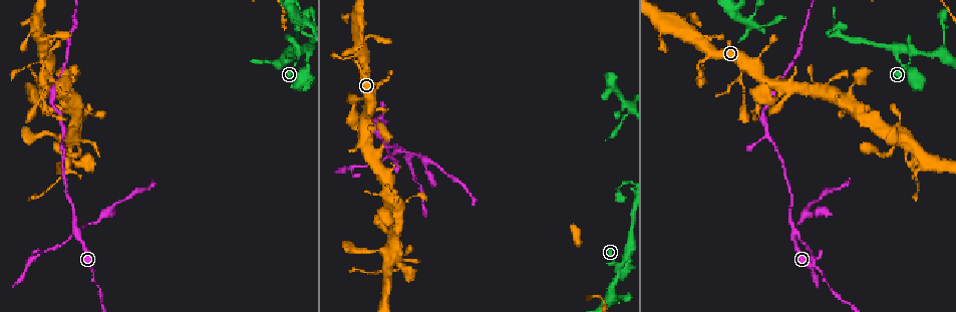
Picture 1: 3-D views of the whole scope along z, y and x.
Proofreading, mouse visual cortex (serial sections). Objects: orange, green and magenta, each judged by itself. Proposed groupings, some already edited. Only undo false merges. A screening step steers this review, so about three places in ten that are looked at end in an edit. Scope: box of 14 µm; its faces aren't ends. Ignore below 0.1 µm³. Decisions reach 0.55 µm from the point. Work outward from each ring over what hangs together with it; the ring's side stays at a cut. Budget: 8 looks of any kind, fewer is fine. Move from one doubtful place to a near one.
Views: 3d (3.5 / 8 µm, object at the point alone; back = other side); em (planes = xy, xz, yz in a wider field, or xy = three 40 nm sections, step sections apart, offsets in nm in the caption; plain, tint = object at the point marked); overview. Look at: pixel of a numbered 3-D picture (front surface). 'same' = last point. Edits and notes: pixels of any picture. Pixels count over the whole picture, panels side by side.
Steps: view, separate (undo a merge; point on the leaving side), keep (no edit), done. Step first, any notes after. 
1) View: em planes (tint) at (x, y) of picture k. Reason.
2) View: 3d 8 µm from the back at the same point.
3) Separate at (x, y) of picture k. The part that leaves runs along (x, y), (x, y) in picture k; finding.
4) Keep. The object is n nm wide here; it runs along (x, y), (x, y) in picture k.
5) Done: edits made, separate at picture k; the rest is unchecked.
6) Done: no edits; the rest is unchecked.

View: 3d 3.5 µm from the back at (709, 55) of picture 1. Calibre changes.

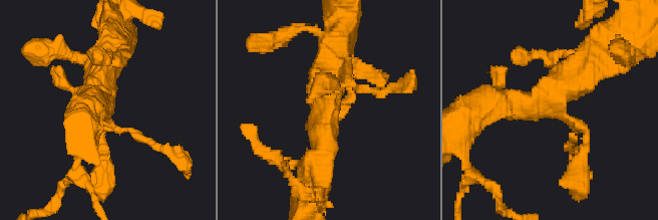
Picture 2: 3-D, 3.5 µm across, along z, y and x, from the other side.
View: em xy step 1 (tint) at (329, 100) of picture 2. Now the EM.

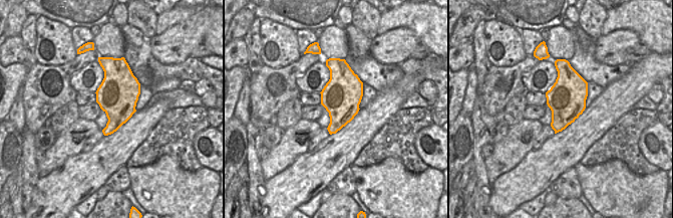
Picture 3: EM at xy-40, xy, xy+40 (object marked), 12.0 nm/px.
Keep. The object is 480 nm wide here; it runs along (496, 102), (552, 96), (586, 134), (578, 162) in picture 2; continuous, no second cell.

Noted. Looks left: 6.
View: 3d 3.5 µm at (795, 232) of picture 1. Sharp bend.

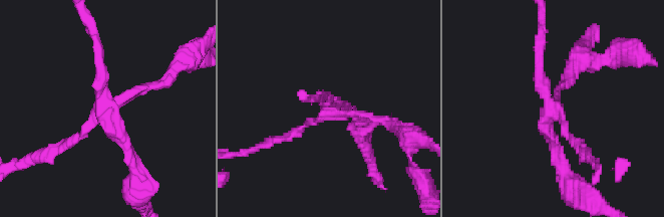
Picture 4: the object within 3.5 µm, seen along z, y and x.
View: em xy step 3 (tint) at (548, 105) of picture 4. 4 arms meet here; the arms are 150, 150, 150, 200 nm wide.

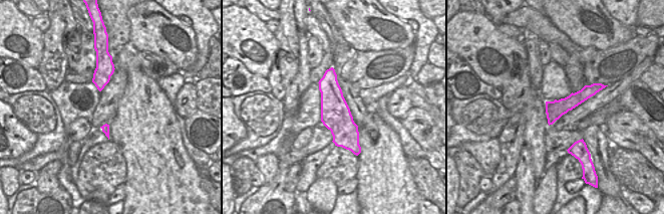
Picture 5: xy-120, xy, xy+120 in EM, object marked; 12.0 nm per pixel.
Separate at (73, 139) of picture 4. The part that leaves runs along (118, 100), (164, 82), (189, 54) in picture 4; a second cell is stuck on.

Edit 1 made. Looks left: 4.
View: overview.

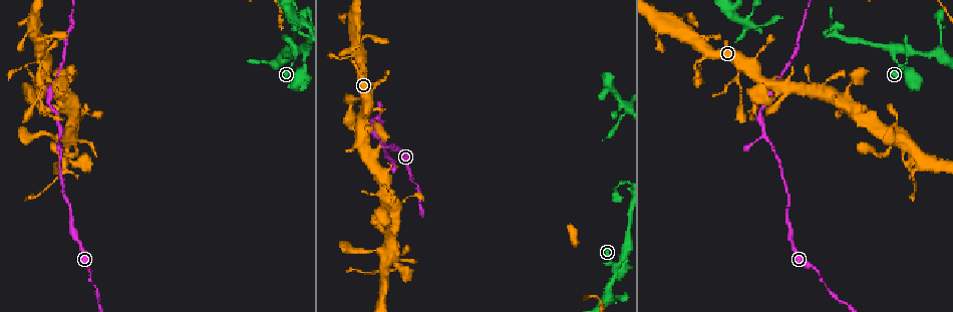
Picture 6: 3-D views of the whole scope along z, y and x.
View: 3d 3.5 µm at (376, 134) of picture 6. Calibre changes.

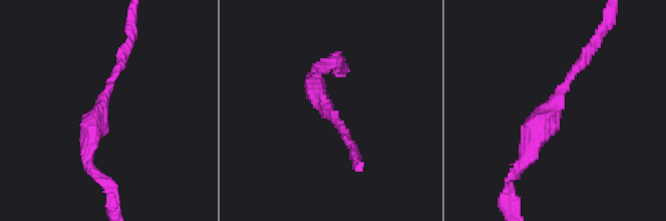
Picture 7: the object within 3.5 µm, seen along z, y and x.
View: em xy step 2 (tint) at (324, 110) of picture 7. Now the EM.

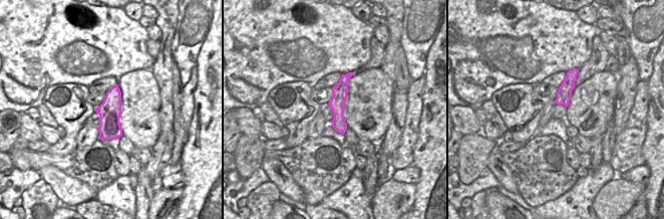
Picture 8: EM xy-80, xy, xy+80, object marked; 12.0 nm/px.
View: em xy step 5 (tint) at the same point. Cut it another way.

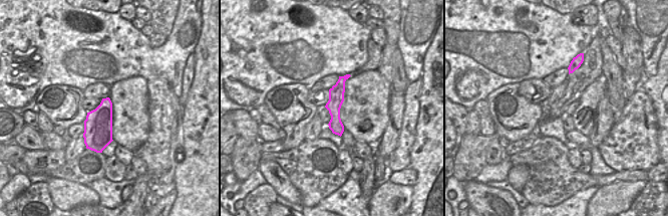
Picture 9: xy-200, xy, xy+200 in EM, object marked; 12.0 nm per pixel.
Keep. The object is 190 nm wide here; it runs along (343, 78), (335, 100), (337, 132) in picture 9; continuous, no second cell.

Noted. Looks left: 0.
Done: edits made, separate at picture 4; the rest is unchecked.

